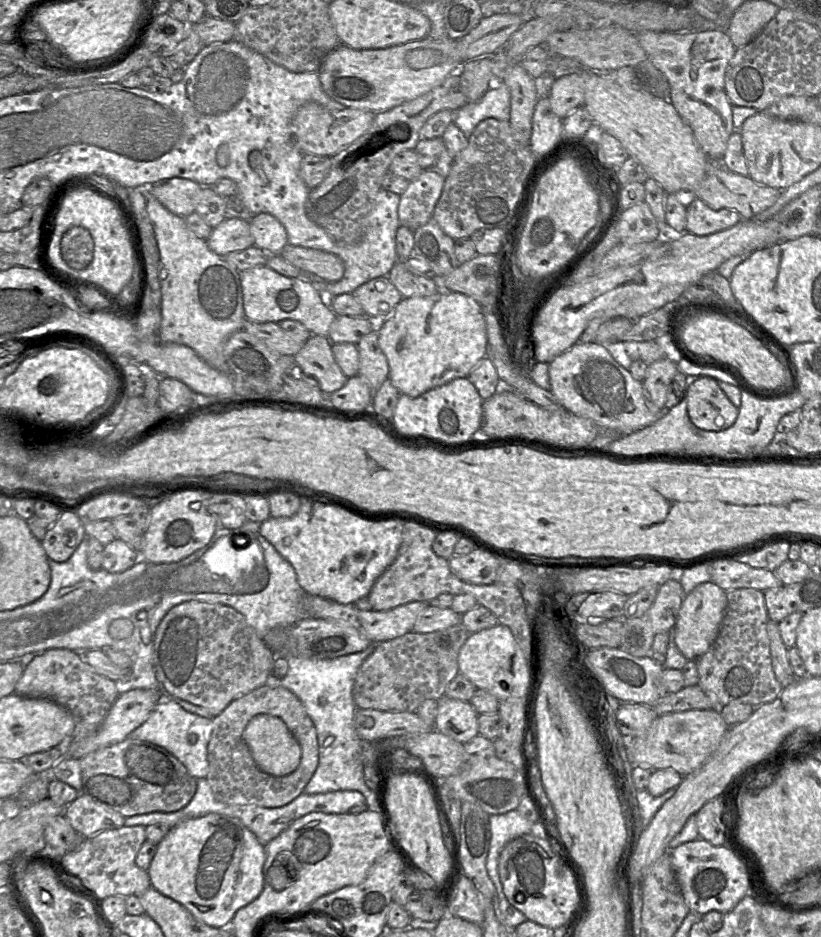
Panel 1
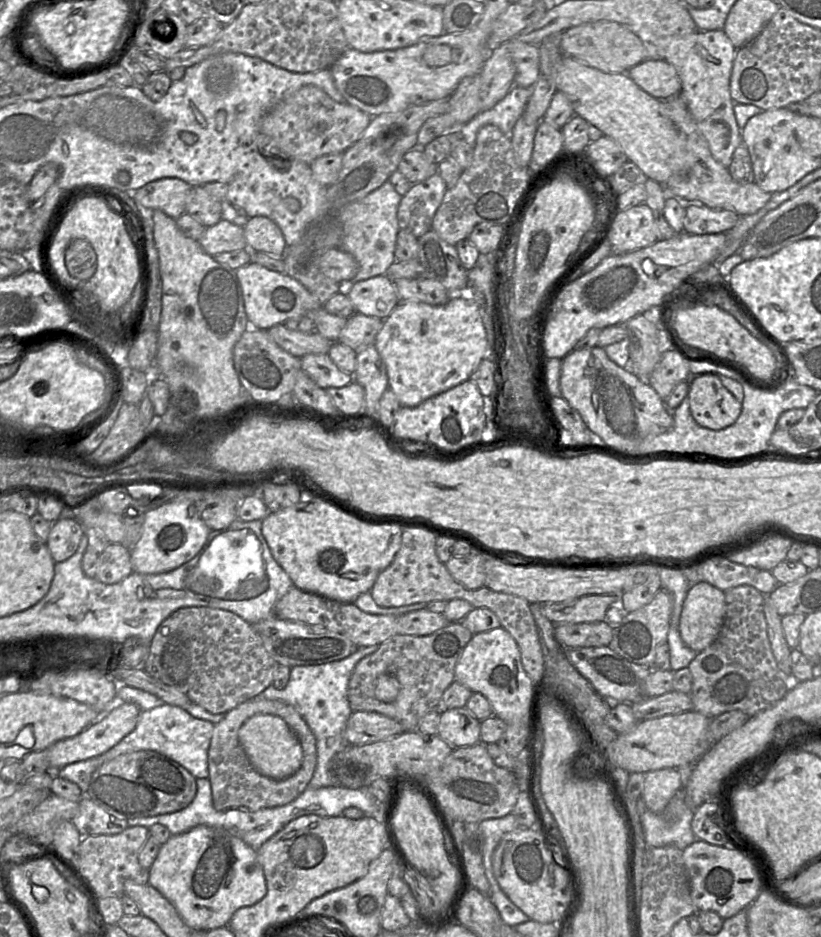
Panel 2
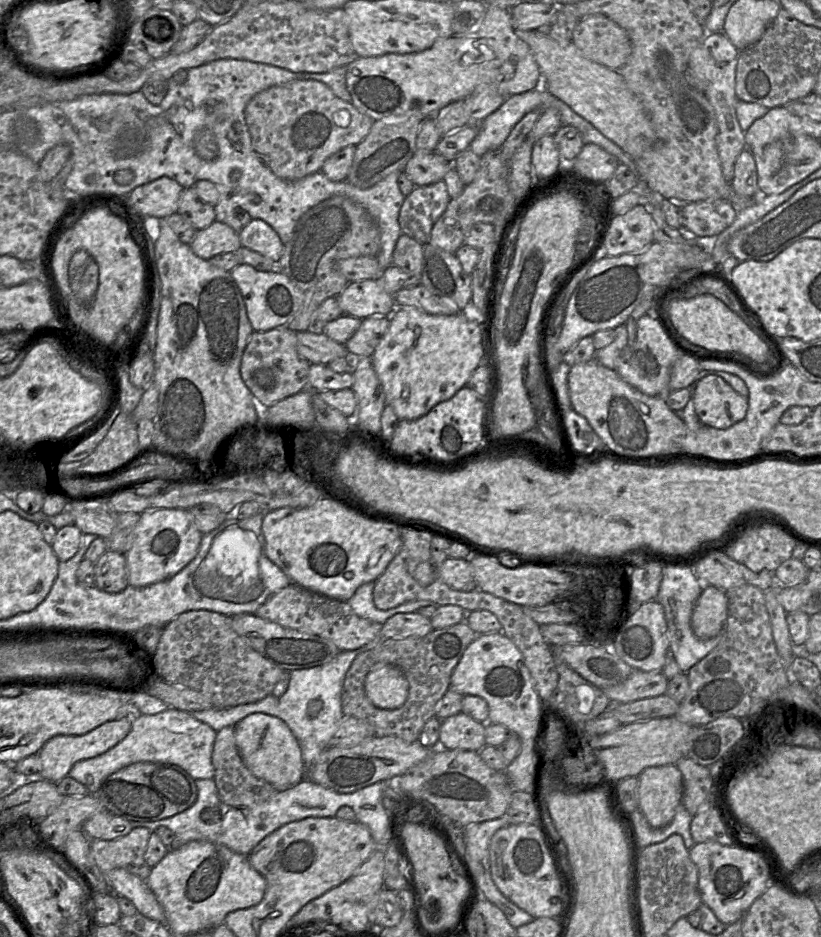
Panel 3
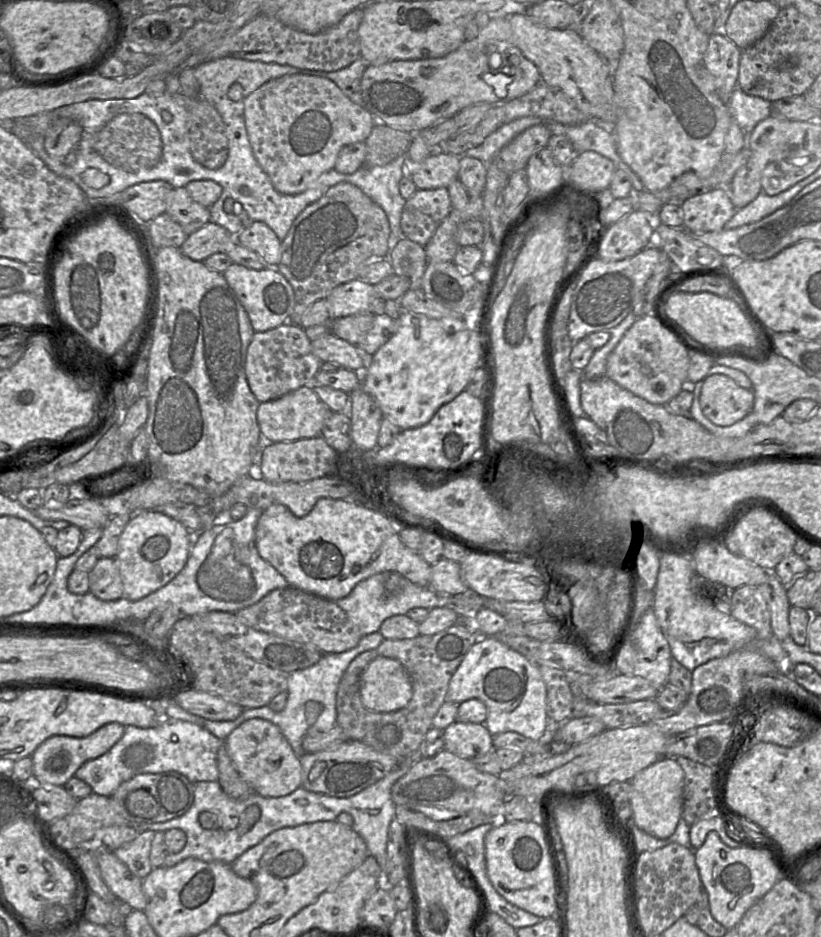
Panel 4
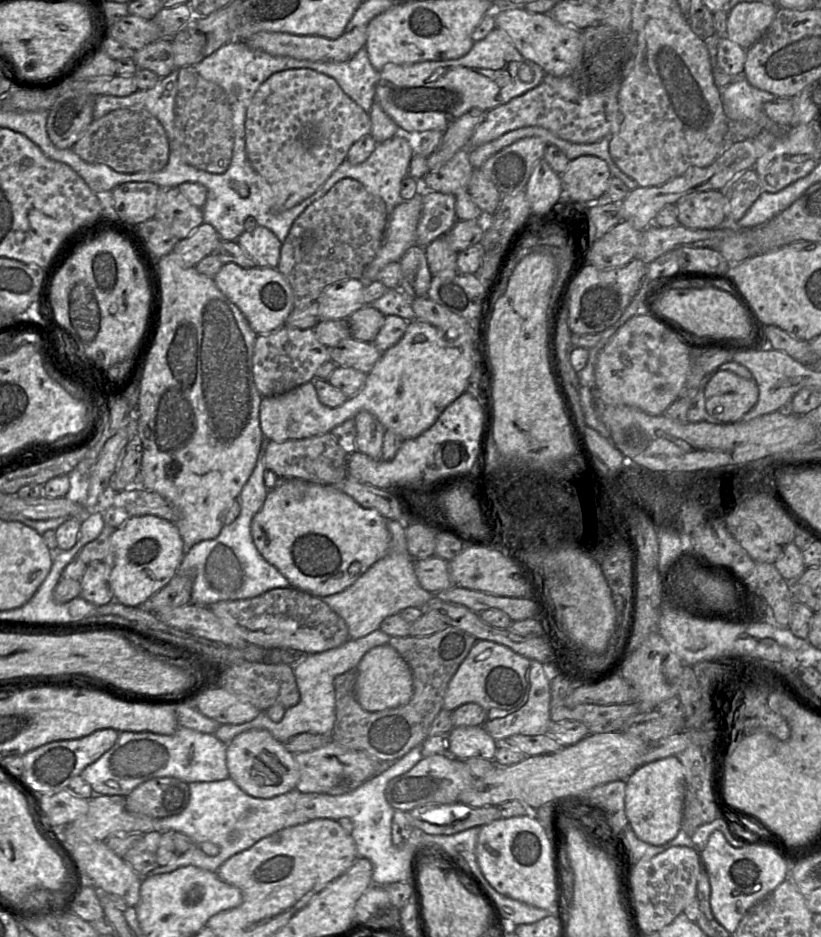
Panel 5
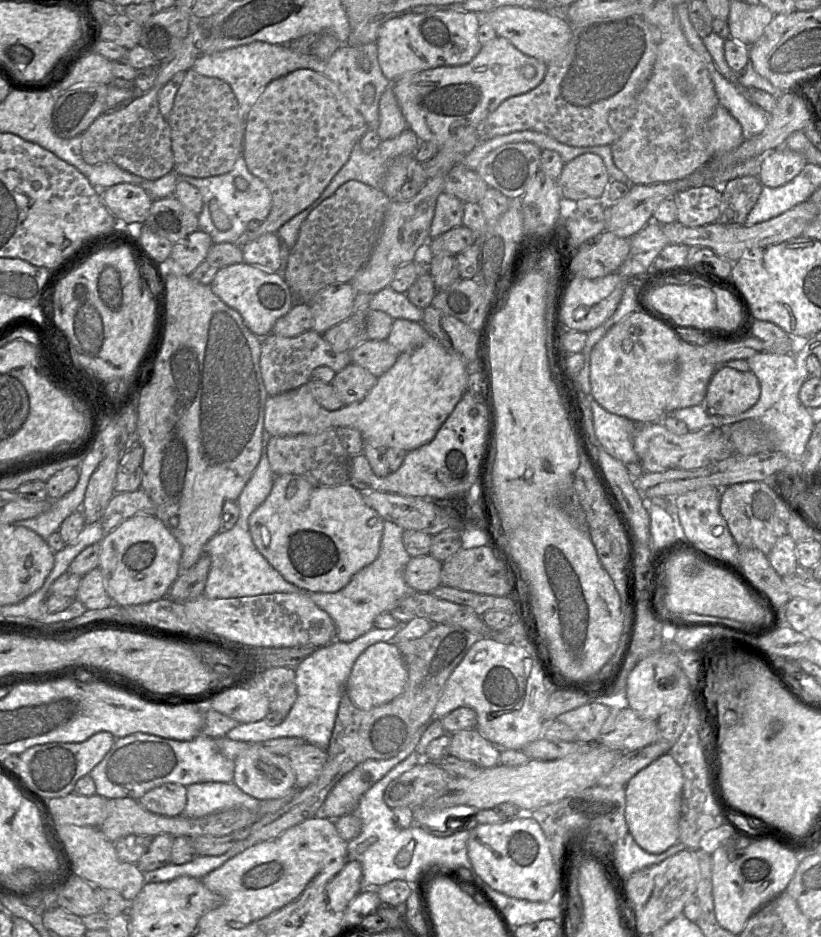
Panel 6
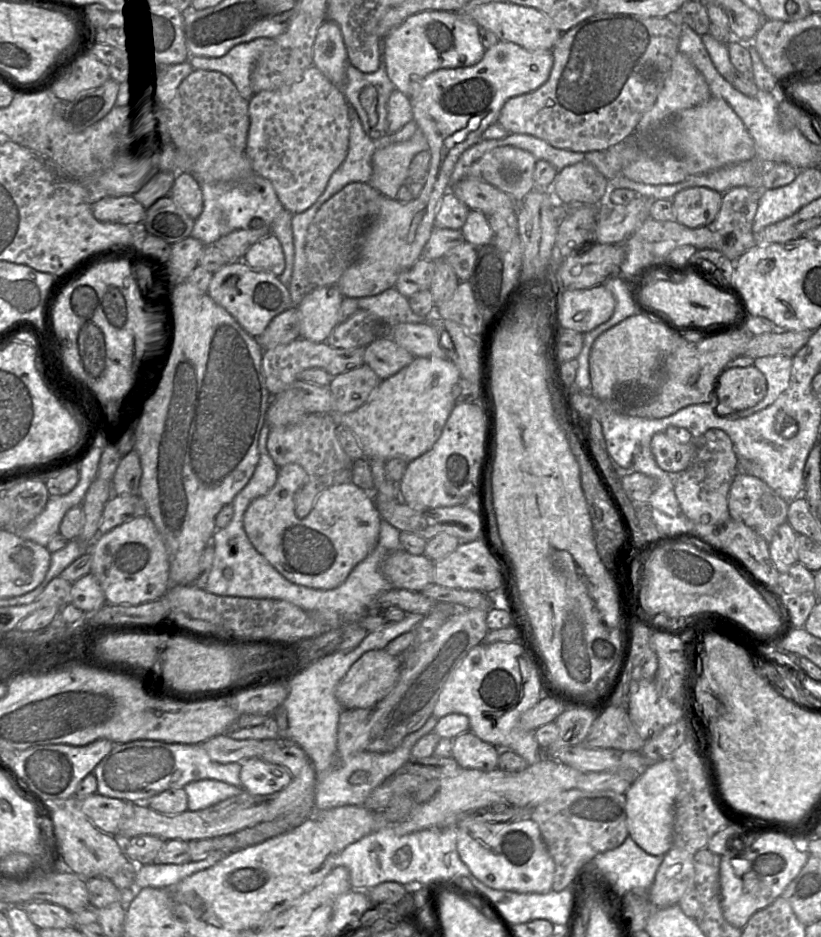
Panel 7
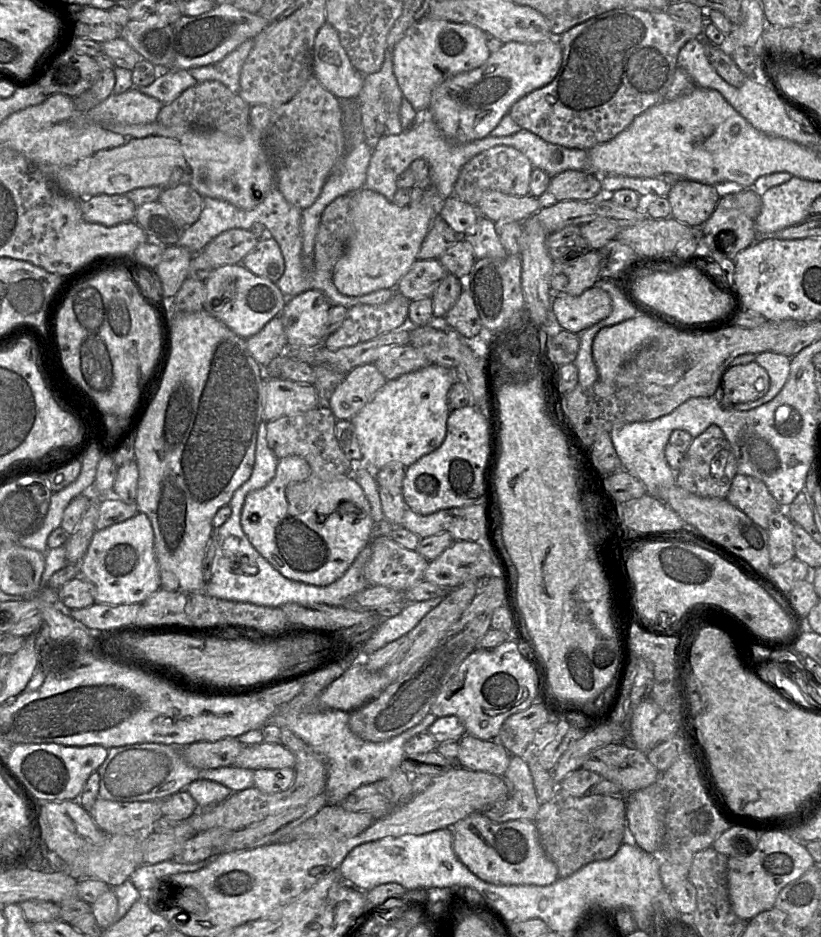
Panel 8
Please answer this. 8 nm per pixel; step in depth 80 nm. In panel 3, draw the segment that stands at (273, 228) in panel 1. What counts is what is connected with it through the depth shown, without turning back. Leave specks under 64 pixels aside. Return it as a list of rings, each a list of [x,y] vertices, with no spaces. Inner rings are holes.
[[[252,219],[239,233],[241,246],[279,262],[284,244],[278,233],[265,221]]]

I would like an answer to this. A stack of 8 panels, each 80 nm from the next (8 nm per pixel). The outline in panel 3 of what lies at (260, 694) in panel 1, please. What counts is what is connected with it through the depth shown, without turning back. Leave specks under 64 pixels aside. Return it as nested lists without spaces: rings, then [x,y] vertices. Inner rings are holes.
[[[227,726],[216,734],[212,753],[214,778],[219,798],[222,803],[234,807],[258,806],[272,799],[278,791],[266,781],[257,778],[245,766],[239,753],[235,726]]]

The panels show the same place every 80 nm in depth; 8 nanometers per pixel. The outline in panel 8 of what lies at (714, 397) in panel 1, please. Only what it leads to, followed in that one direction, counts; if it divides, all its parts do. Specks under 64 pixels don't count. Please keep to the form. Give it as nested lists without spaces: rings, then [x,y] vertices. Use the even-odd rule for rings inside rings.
[[[756,361],[729,366],[722,375],[724,395],[734,404],[758,400],[767,393],[769,387],[769,375]]]

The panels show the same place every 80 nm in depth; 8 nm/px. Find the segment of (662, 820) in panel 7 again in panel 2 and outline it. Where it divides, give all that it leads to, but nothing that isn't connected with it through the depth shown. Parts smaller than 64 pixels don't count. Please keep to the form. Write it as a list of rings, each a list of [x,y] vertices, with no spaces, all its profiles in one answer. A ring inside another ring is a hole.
[[[676,768],[650,771],[645,774],[641,797],[650,811],[661,813],[681,788],[681,777]]]

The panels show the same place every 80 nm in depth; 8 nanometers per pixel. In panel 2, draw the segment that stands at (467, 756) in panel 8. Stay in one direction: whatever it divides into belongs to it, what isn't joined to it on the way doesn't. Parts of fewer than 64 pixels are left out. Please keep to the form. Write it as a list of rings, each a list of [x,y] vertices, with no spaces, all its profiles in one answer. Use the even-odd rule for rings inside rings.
[[[466,706],[440,709],[438,736],[453,749],[480,742],[480,720]]]

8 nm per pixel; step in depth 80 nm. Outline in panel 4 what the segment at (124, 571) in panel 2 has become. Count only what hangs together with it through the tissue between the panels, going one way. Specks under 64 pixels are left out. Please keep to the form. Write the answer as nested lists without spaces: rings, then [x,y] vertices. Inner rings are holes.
[[[99,558],[89,572],[89,592],[103,601],[123,598],[123,582],[115,558]]]

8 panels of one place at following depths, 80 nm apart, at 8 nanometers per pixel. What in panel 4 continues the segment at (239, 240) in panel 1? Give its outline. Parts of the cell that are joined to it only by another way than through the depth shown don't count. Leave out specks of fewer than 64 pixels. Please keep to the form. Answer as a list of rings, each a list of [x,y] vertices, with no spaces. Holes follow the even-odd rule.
[[[208,222],[189,235],[179,249],[188,258],[203,262],[214,253],[226,253],[235,241],[227,229]]]

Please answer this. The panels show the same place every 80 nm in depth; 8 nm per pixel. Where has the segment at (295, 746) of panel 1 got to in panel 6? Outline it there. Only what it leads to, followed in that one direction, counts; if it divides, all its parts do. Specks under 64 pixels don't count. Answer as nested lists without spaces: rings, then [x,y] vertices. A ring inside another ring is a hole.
[[[252,745],[234,761],[233,782],[247,795],[259,800],[286,796],[295,788],[295,773],[285,755]]]

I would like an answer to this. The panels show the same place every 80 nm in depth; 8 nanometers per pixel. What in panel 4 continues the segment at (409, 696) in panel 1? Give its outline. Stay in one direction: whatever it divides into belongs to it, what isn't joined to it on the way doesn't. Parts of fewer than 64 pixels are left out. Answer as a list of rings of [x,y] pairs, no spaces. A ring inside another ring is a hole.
[[[464,619],[435,634],[420,634],[409,639],[384,639],[377,648],[357,655],[348,665],[338,685],[336,695],[336,724],[343,729],[348,740],[363,742],[382,753],[392,755],[396,758],[409,758],[416,755],[426,733],[432,727],[432,720],[436,712],[444,701],[446,701],[448,684],[453,673],[458,668],[469,648],[480,636],[482,634],[474,630],[467,619]],[[378,656],[399,660],[411,678],[412,698],[404,708],[397,711],[373,712],[362,704],[360,697],[360,677],[366,666]]]

